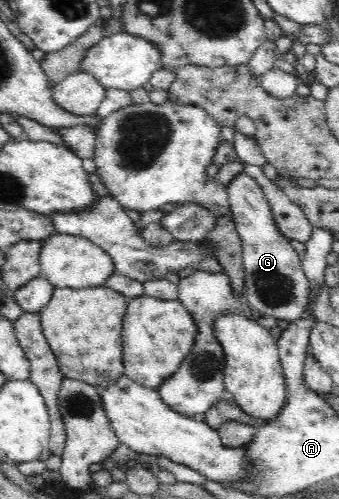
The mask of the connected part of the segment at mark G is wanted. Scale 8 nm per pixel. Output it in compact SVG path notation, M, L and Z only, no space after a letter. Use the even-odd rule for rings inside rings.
M240 171L229 181L227 191L231 215L243 243L247 301L266 317L289 322L300 319L310 309L310 281L303 272L301 256L278 229L263 189L254 178Z

